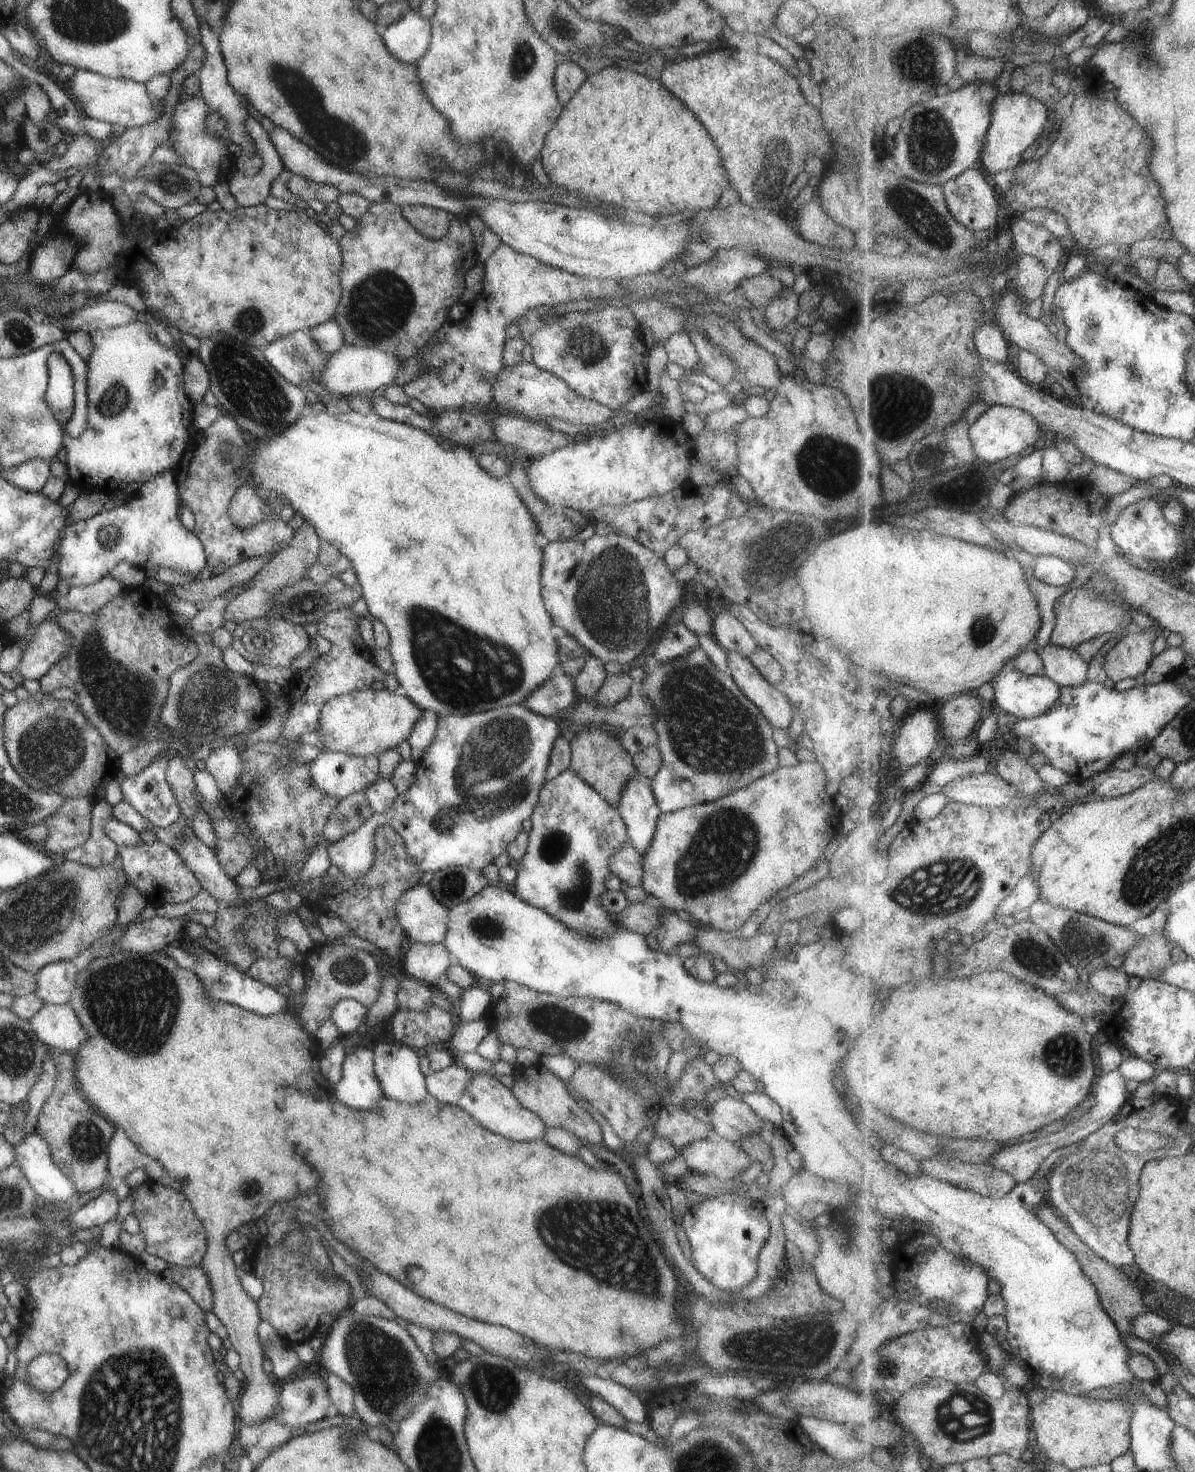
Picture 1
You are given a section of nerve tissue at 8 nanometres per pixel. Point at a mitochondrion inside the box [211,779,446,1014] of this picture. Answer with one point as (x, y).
(348, 971)

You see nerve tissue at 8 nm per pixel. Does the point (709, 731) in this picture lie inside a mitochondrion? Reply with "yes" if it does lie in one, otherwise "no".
yes

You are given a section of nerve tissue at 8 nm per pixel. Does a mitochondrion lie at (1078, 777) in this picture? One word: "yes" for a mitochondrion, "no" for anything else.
no

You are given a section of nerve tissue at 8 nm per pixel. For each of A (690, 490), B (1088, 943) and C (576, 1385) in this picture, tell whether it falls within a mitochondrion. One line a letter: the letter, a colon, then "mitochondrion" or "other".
A: other
B: mitochondrion
C: other

